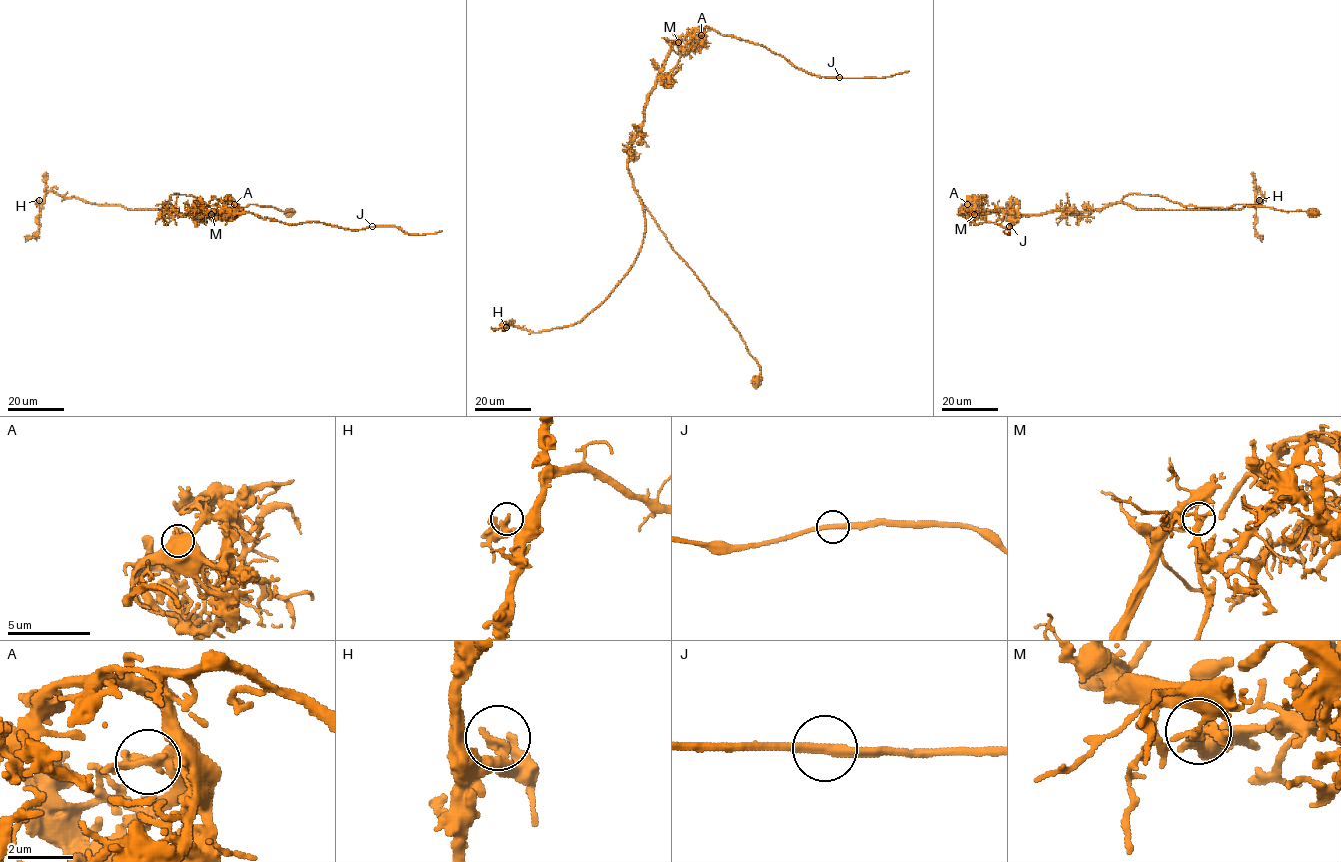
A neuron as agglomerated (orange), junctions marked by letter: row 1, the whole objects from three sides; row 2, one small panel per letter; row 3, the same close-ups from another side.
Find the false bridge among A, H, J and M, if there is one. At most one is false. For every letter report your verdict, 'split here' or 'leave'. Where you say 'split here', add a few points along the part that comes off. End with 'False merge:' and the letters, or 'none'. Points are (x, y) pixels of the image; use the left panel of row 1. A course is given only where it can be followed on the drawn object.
A: leave
H: leave
J: leave
M: split here; course (212, 214), (226, 217), (249, 212), (287, 224), (318, 221), (350, 230), (397, 226), (409, 234), (442, 230)
False merge: M

